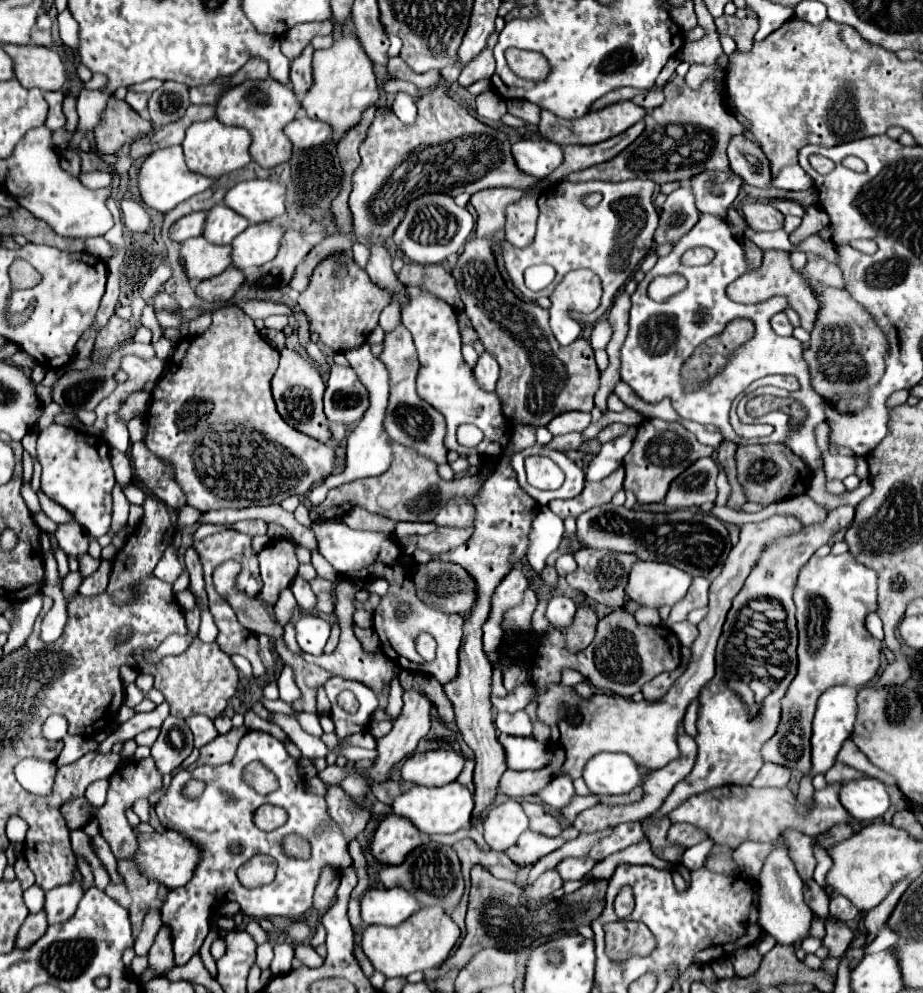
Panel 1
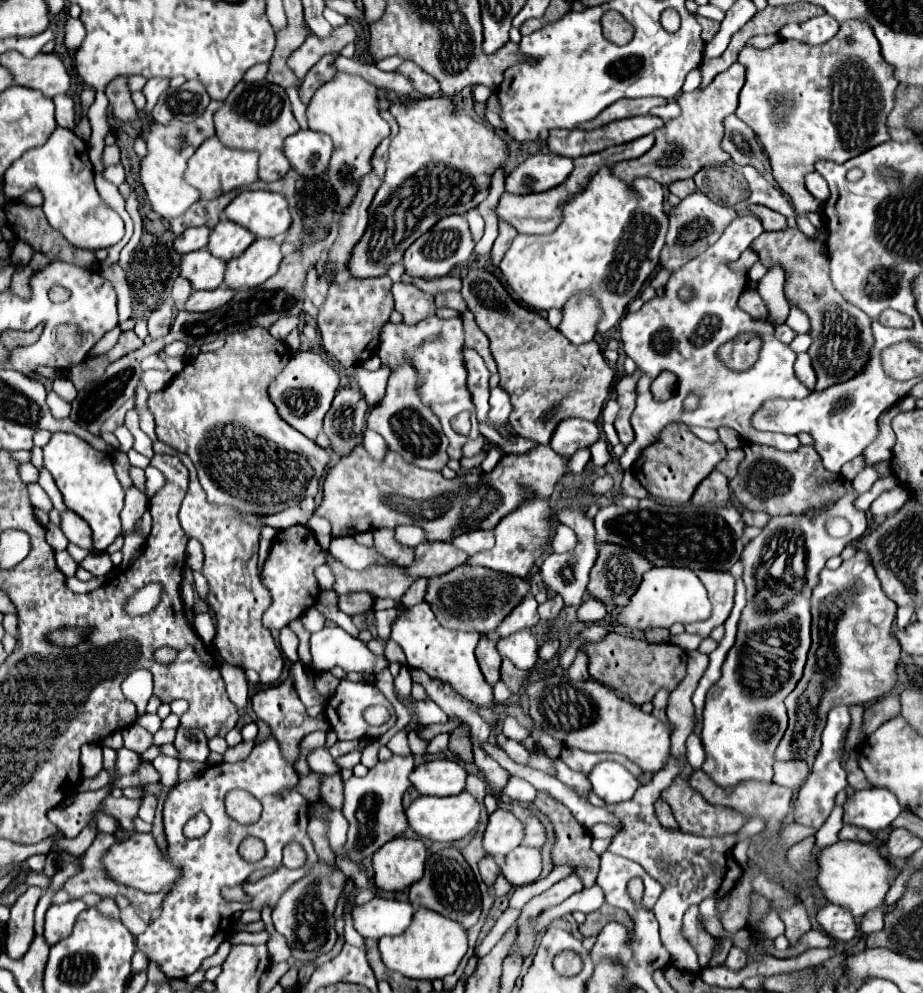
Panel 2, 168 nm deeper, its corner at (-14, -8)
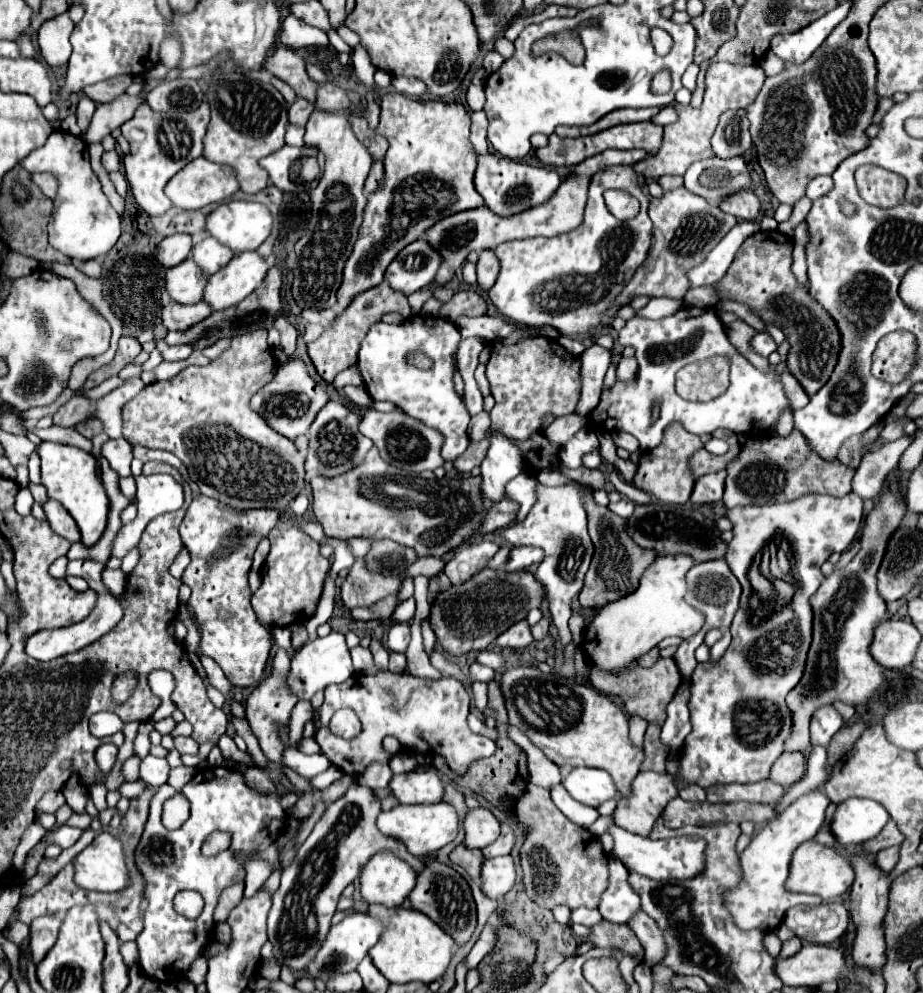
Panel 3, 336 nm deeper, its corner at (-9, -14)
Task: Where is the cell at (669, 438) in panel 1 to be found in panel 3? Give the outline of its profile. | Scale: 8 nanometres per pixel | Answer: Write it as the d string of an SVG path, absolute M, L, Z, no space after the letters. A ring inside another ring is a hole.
M679 422L669 424L663 432L661 444L657 448L641 454L641 460L639 460L635 478L633 478L633 486L655 496L657 500L661 500L665 504L685 504L693 492L693 486L695 486L695 476L691 472L689 460L701 448L703 448L703 442L699 436L689 434Z

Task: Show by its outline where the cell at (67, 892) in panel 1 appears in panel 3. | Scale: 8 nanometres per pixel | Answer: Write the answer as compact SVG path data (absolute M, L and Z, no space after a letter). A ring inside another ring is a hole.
M41 916L31 922L31 952L33 952L33 962L39 964L45 954L51 950L51 946L57 942L59 928L63 920L59 916Z

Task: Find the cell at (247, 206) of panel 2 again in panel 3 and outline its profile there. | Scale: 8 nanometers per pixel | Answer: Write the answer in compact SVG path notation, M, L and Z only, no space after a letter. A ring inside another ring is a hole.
M231 200L221 204L207 216L207 232L229 246L235 254L245 250L257 250L273 230L273 216L265 204L251 202L251 200Z

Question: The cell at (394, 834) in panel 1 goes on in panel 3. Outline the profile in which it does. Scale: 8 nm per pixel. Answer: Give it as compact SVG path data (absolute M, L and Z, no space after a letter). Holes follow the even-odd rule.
M389 850L377 852L361 872L361 896L389 908L401 906L415 886L417 872Z

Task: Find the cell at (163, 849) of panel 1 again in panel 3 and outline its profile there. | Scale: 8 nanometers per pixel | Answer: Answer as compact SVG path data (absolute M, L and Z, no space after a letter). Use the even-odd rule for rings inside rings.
M99 832L73 862L75 882L85 890L121 892L131 886L123 844L109 832Z

